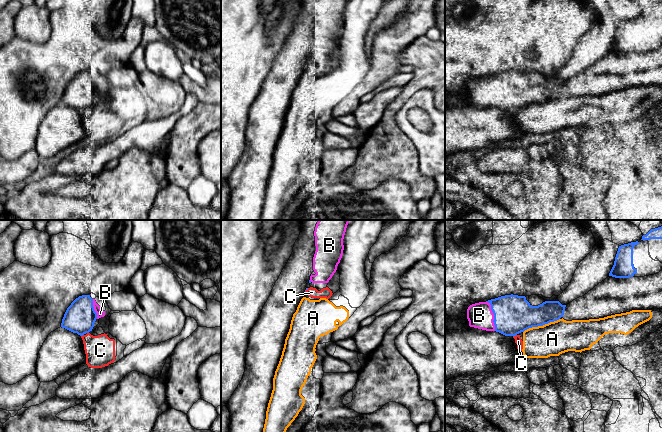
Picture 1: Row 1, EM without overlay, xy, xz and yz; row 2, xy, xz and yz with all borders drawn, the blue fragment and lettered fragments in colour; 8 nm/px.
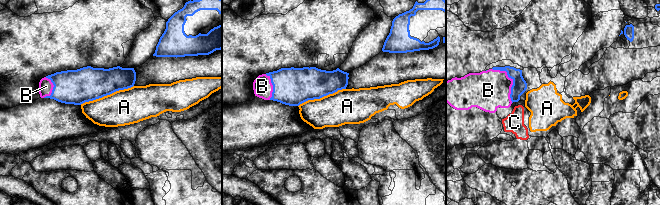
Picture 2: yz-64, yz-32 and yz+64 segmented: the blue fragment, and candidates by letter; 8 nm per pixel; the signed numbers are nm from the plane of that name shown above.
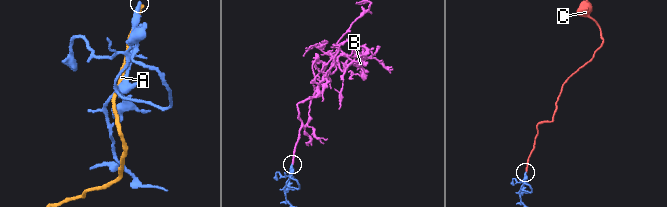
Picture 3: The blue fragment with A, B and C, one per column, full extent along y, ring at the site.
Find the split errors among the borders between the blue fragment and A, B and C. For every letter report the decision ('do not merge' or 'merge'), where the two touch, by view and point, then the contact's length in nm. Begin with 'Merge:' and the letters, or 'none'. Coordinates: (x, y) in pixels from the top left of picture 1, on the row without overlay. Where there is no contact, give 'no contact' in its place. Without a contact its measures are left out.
Merge: B
A: do not merge; contact yz (541, 101); length 320 nm
B: merge; contact yz (494, 92); length 260 nm
C: do not merge; contact yz (514, 111); length 40 nm

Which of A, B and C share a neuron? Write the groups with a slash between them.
A C / B

